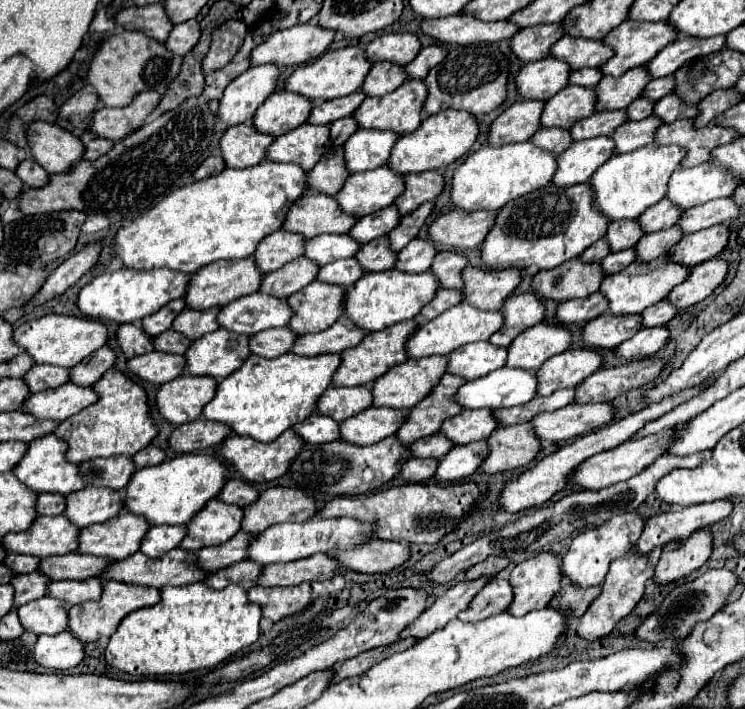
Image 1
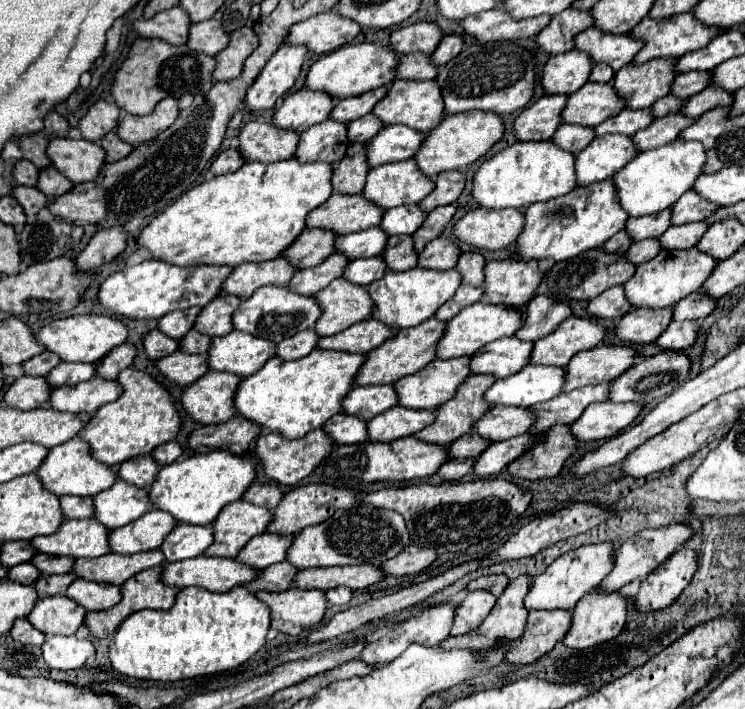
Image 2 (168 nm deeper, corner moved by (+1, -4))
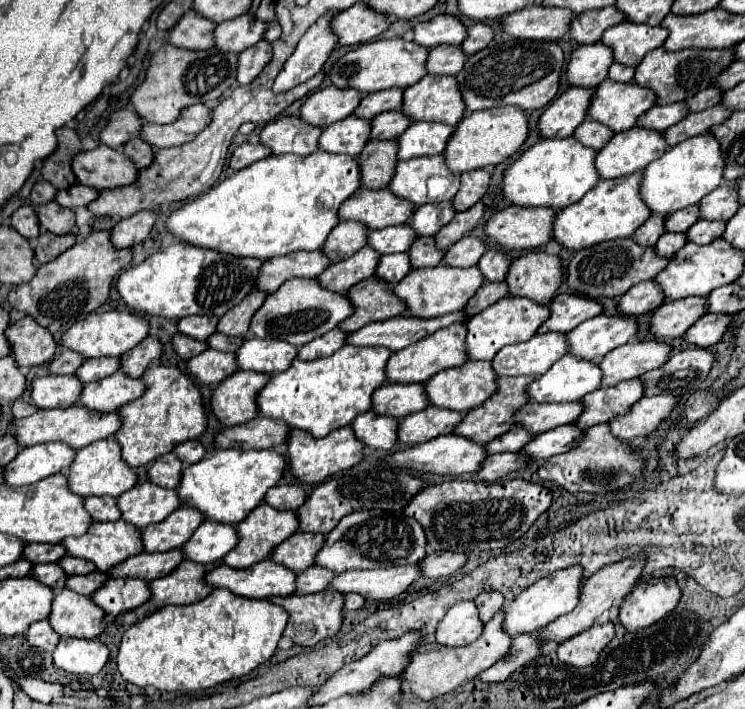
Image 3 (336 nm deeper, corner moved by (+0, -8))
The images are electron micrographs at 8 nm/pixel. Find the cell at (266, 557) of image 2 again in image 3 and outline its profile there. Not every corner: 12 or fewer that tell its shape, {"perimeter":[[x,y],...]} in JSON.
{"perimeter":[[297,532],[273,550],[271,560],[303,572],[327,538]]}

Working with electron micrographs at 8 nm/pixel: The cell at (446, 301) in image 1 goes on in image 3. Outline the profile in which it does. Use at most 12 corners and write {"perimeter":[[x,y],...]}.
{"perimeter":[[485,282],[469,300],[469,316],[509,294],[507,282]]}

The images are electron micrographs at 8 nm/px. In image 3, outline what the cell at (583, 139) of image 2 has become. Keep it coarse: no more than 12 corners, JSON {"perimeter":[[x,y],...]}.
{"perimeter":[[591,118],[577,128],[573,136],[581,144],[601,150],[613,130]]}

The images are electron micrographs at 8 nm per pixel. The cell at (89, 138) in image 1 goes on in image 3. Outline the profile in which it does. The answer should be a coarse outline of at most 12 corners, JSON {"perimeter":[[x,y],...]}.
{"perimeter":[[131,140],[123,150],[137,168],[149,168],[155,156],[153,146]]}

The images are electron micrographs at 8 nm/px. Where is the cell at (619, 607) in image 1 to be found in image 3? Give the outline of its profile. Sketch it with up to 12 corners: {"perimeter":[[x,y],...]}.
{"perimeter":[[611,622],[563,642],[557,656],[573,668],[591,666],[613,640]]}

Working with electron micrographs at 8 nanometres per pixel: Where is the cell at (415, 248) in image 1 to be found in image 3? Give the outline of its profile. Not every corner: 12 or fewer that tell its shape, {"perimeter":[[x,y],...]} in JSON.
{"perimeter":[[463,236],[445,250],[445,264],[475,266],[487,244]]}

